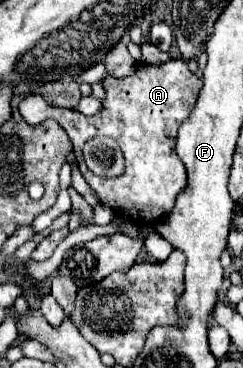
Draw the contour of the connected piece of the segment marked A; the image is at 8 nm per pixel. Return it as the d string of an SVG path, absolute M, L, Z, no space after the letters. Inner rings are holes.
M170 59L162 65L138 65L136 71L124 79L106 77L102 81L106 97L96 115L84 117L74 109L54 109L42 99L42 95L28 95L20 101L20 113L28 123L41 123L45 119L58 119L66 129L78 159L78 167L88 181L88 185L100 197L100 203L108 205L116 215L128 213L132 221L142 225L154 225L166 217L182 187L186 187L186 169L180 163L174 143L178 127L194 109L198 93L202 89L202 79L192 73L184 59ZM96 135L114 137L126 159L126 173L116 179L104 179L90 173L82 159L82 147L88 139Z

